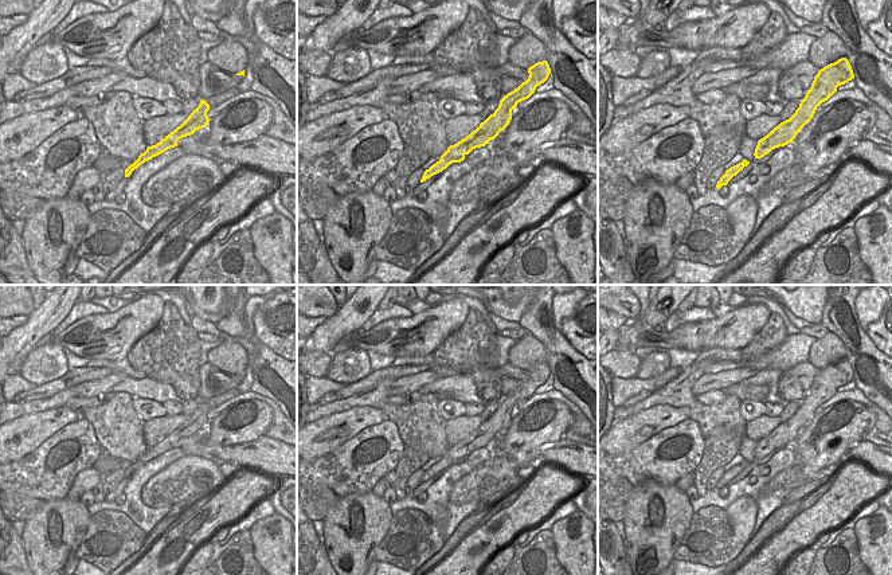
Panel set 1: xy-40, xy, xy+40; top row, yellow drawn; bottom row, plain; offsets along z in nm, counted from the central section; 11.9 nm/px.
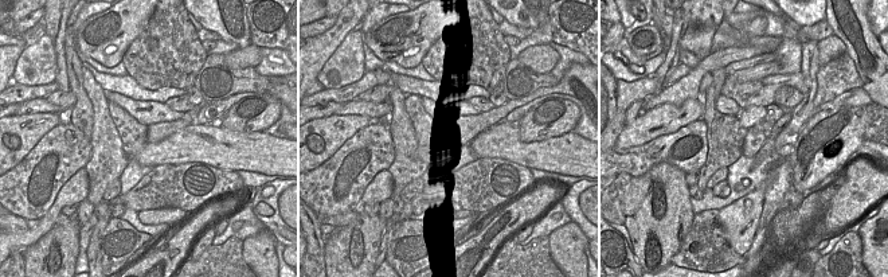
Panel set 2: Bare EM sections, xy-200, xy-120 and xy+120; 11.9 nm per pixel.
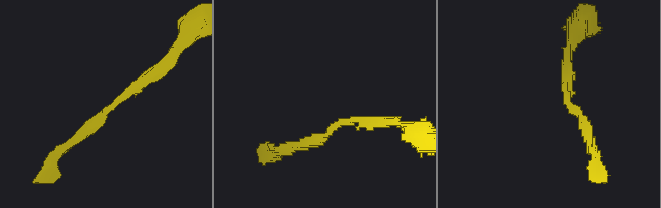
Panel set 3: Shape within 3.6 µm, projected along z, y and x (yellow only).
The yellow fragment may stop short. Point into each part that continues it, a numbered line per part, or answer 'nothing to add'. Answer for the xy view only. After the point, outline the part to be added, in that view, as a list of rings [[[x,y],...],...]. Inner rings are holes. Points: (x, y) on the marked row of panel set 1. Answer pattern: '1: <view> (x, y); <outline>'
1: xy (423, 186); [[[439,172],[439,173],[434,175],[434,176],[431,176],[430,179],[427,179],[427,180],[423,181],[423,183],[419,183],[419,185],[418,185],[412,192],[410,192],[408,195],[411,195],[412,197],[416,197],[422,191],[426,191],[427,187],[429,187],[433,181],[435,181],[441,175],[442,175],[442,172]]]

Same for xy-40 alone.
nothing to add

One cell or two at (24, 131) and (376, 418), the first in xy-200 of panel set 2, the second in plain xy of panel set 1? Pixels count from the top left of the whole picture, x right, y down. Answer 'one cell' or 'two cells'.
one cell

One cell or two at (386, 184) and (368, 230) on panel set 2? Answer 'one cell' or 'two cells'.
two cells

